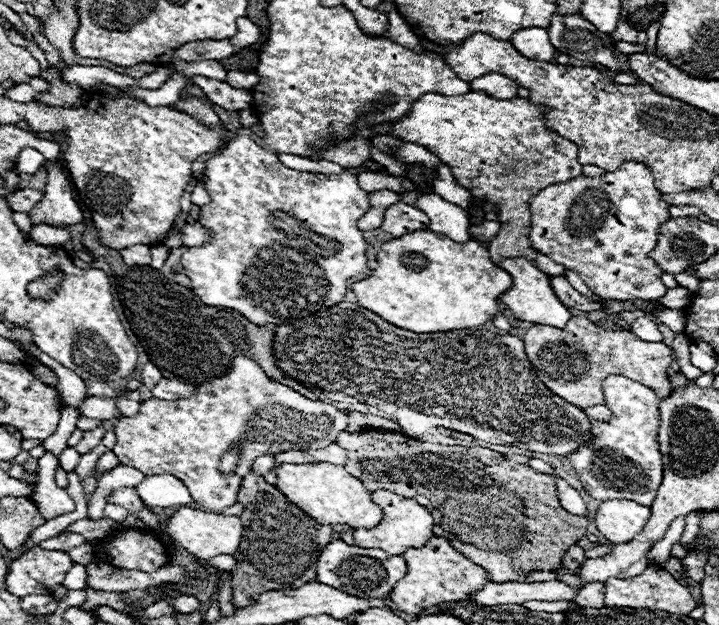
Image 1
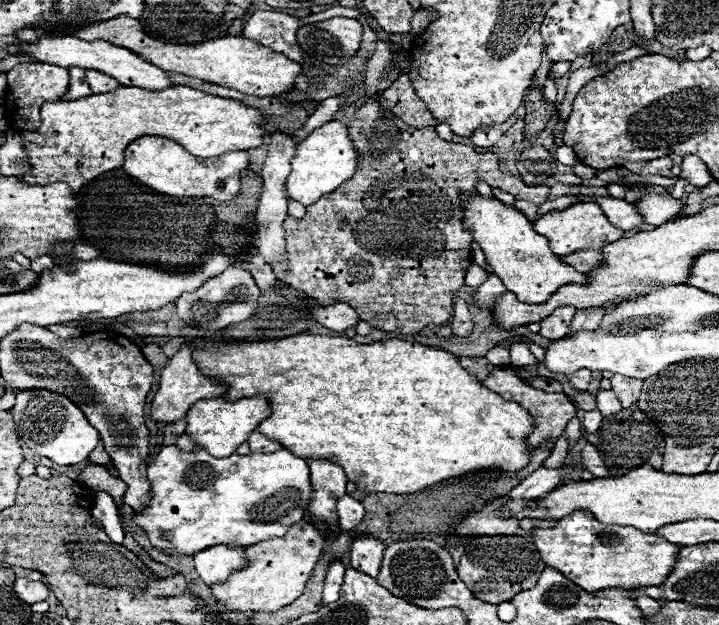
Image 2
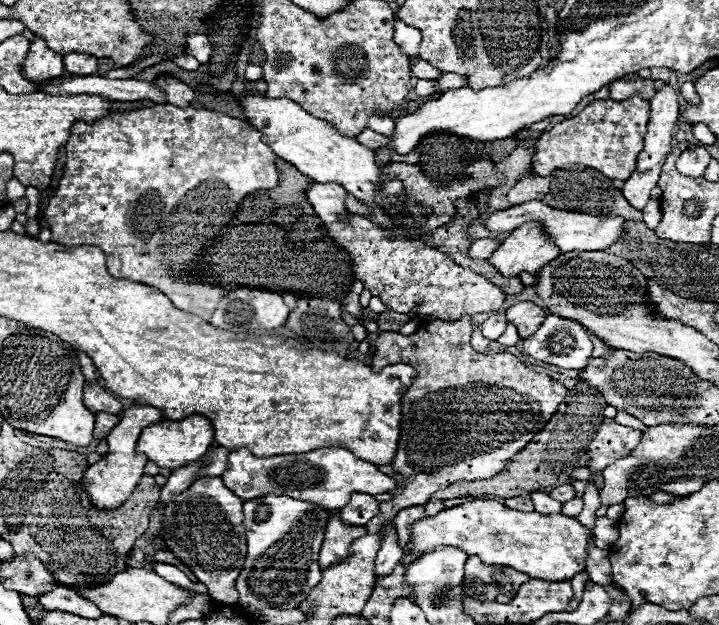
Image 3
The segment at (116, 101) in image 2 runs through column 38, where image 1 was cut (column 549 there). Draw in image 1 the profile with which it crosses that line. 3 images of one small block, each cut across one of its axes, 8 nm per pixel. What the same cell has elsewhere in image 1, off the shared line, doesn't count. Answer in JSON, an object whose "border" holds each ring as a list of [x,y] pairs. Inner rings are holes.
{"border":[[[478,90],[478,92],[468,92],[468,94],[464,94],[464,96],[424,94],[424,96],[420,96],[420,98],[412,104],[412,110],[410,110],[404,118],[400,118],[400,120],[394,124],[394,136],[400,138],[400,140],[404,140],[404,142],[420,144],[420,146],[426,146],[426,148],[430,148],[432,152],[436,152],[438,158],[440,158],[442,162],[446,162],[446,164],[452,168],[452,174],[454,174],[456,182],[458,182],[460,186],[468,188],[474,198],[482,198],[482,200],[484,200],[484,218],[486,218],[486,220],[494,220],[494,222],[500,224],[500,232],[498,232],[488,244],[516,244],[516,256],[518,256],[518,258],[522,256],[522,258],[528,258],[528,260],[534,260],[534,258],[540,254],[536,248],[532,248],[530,238],[528,238],[528,232],[530,232],[530,216],[532,216],[532,214],[530,214],[530,200],[528,200],[528,198],[536,196],[542,188],[546,188],[546,186],[550,186],[550,184],[566,182],[566,180],[572,180],[572,178],[576,178],[576,176],[580,176],[580,174],[594,178],[596,176],[602,176],[602,174],[605,173],[602,168],[596,168],[596,166],[584,166],[584,168],[582,168],[582,164],[578,162],[578,146],[576,146],[574,142],[562,138],[562,136],[556,134],[554,130],[550,130],[550,128],[546,126],[546,108],[540,106],[540,104],[532,104],[532,102],[526,100],[526,98],[500,100],[500,98],[488,96],[486,92],[480,92],[480,90]]]}

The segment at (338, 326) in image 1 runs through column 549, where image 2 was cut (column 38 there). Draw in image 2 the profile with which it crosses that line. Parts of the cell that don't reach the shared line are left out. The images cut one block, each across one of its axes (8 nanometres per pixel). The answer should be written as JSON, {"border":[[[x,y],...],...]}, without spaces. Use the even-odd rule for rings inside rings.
{"border":[[[18,390],[16,404],[12,408],[12,416],[18,426],[20,438],[32,448],[36,454],[50,458],[58,466],[74,466],[88,460],[90,452],[96,448],[100,434],[92,428],[86,416],[68,400],[56,392],[48,390]]]}

